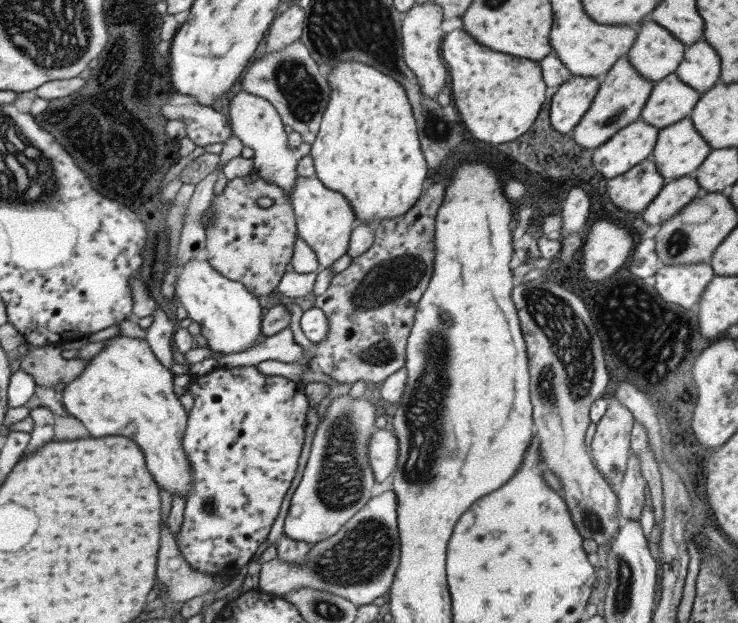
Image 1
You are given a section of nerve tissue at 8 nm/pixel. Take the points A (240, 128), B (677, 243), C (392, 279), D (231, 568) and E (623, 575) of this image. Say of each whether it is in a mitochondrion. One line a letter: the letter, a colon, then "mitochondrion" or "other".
A: other
B: mitochondrion
C: mitochondrion
D: other
E: mitochondrion

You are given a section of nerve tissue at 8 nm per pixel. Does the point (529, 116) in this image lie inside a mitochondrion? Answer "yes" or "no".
no

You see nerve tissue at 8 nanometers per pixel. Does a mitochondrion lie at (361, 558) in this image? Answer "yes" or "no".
yes

